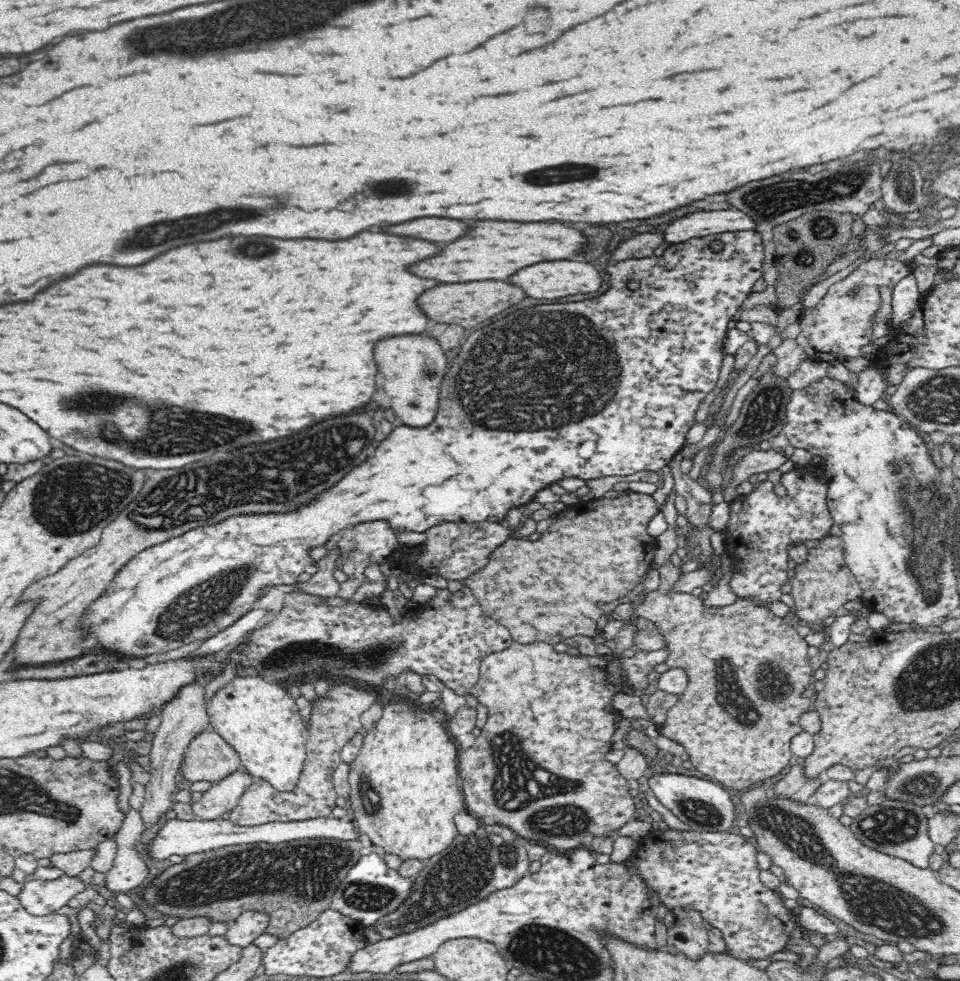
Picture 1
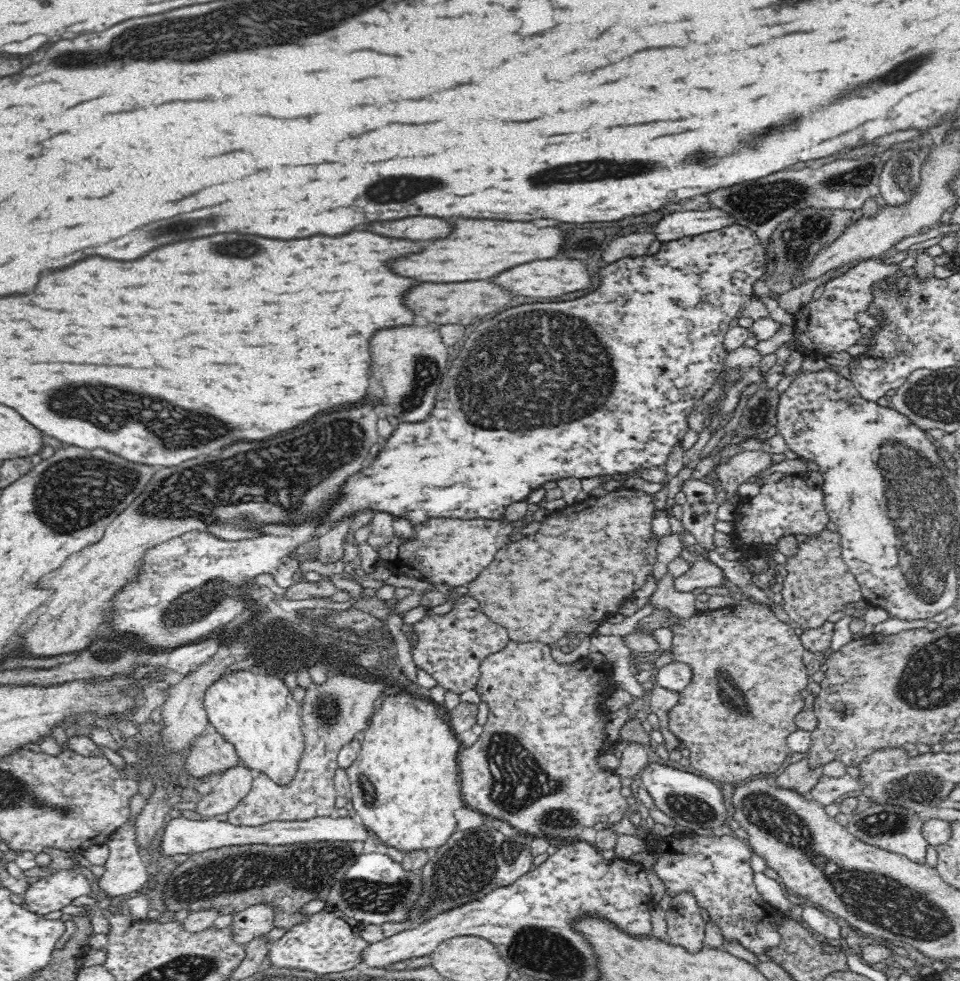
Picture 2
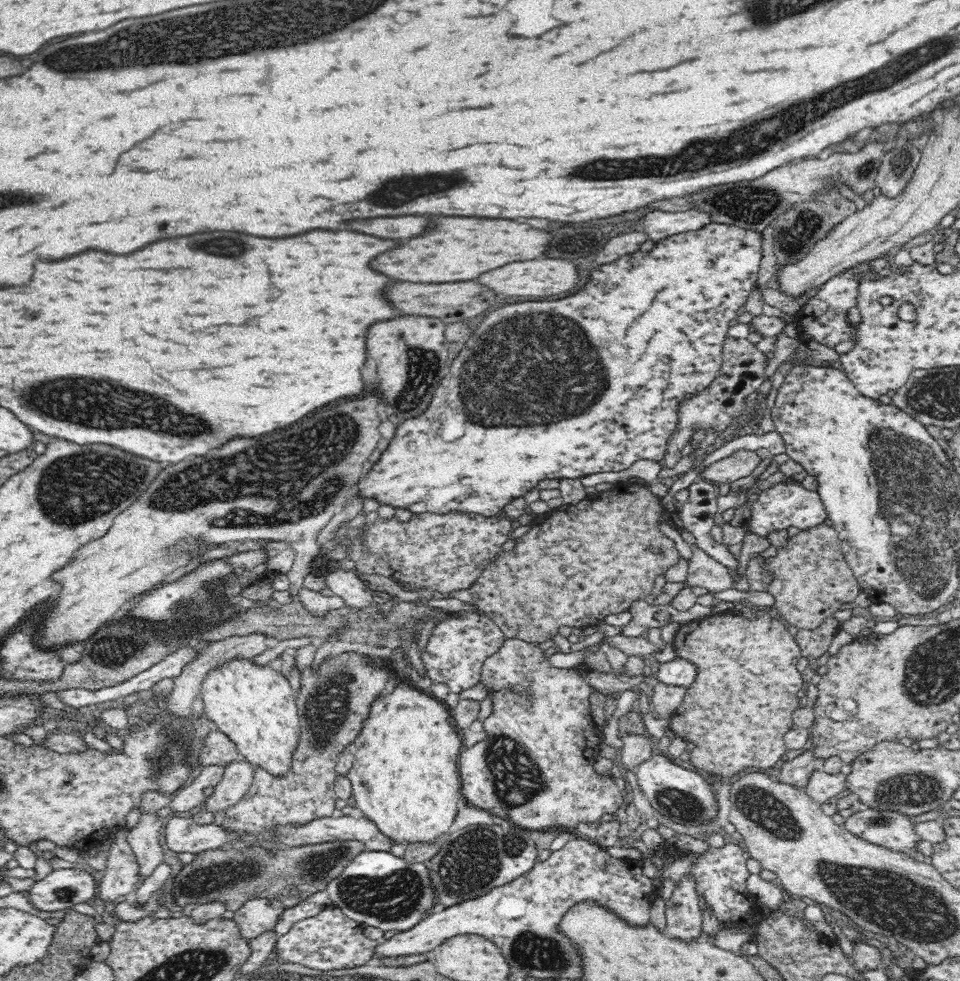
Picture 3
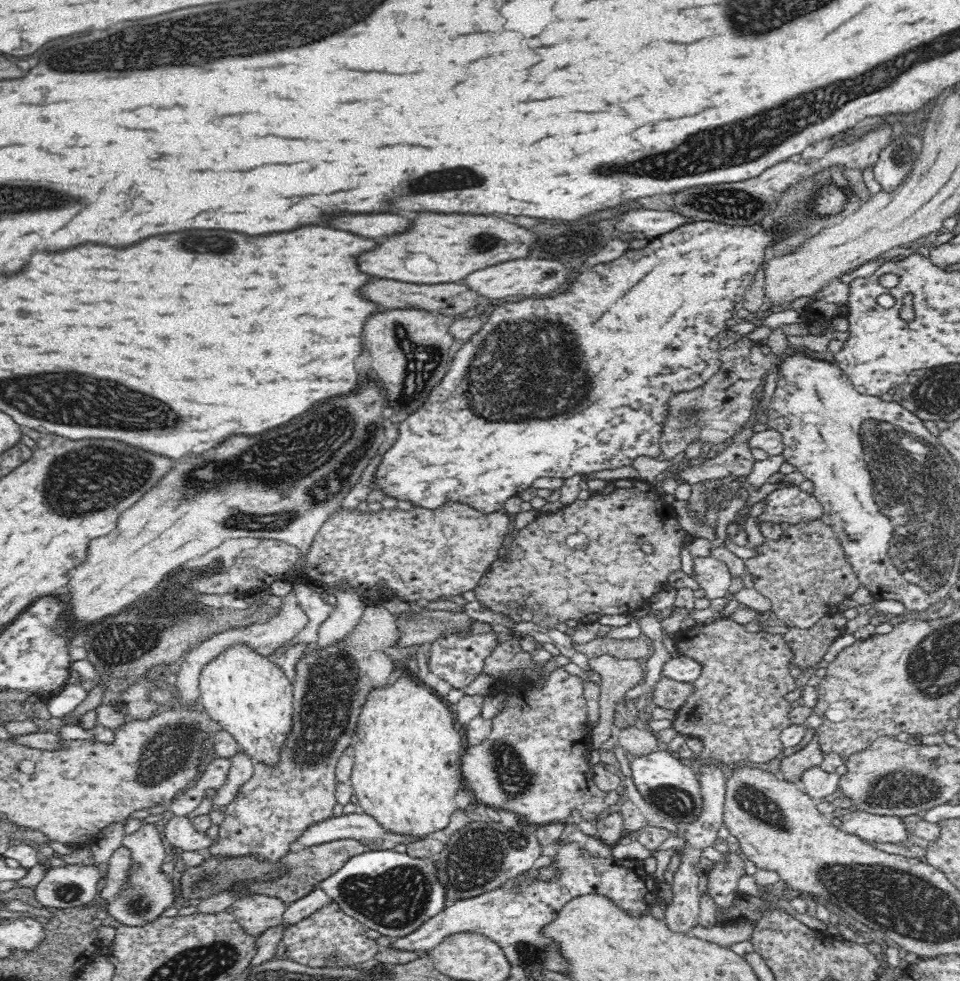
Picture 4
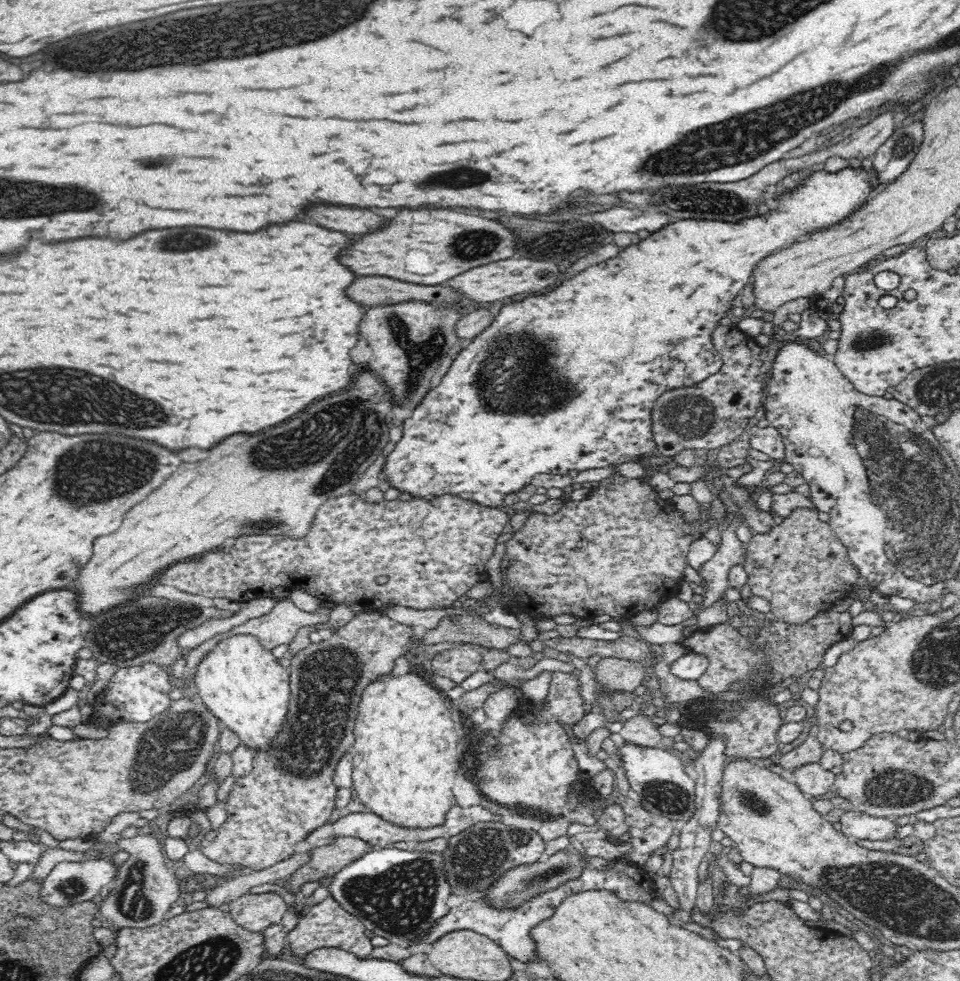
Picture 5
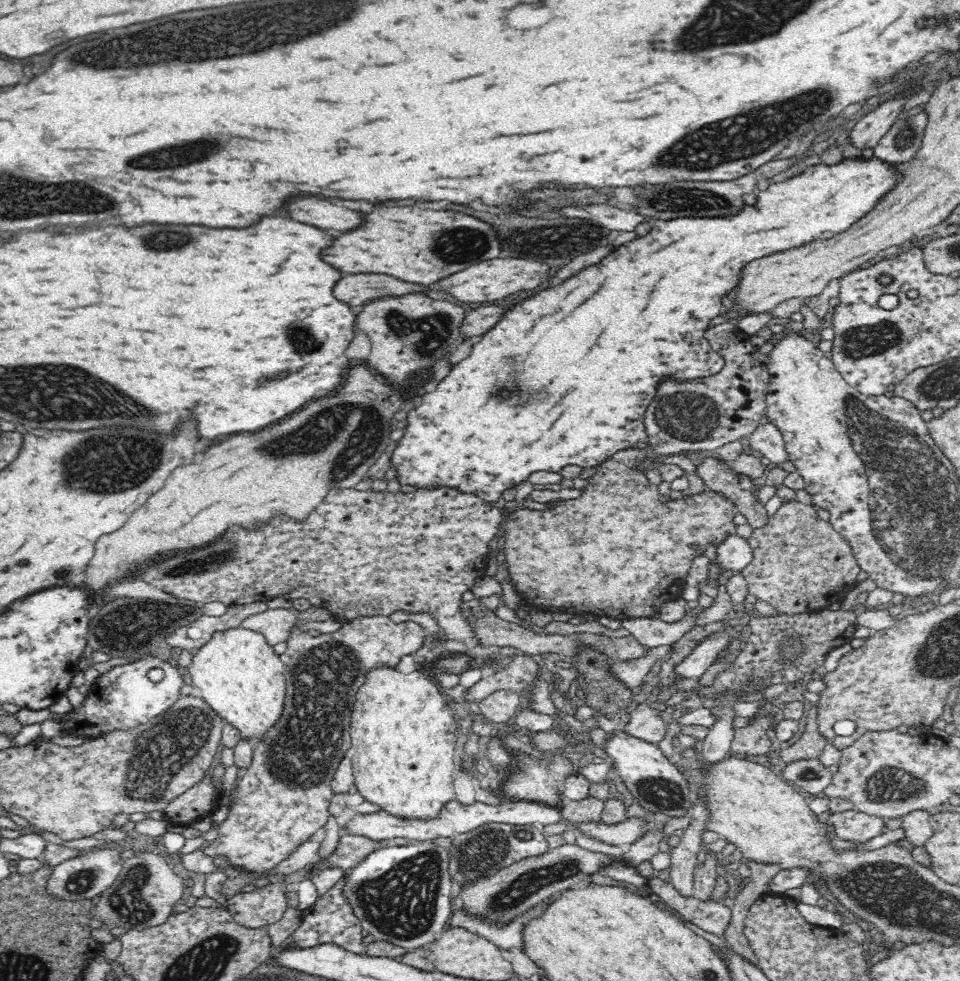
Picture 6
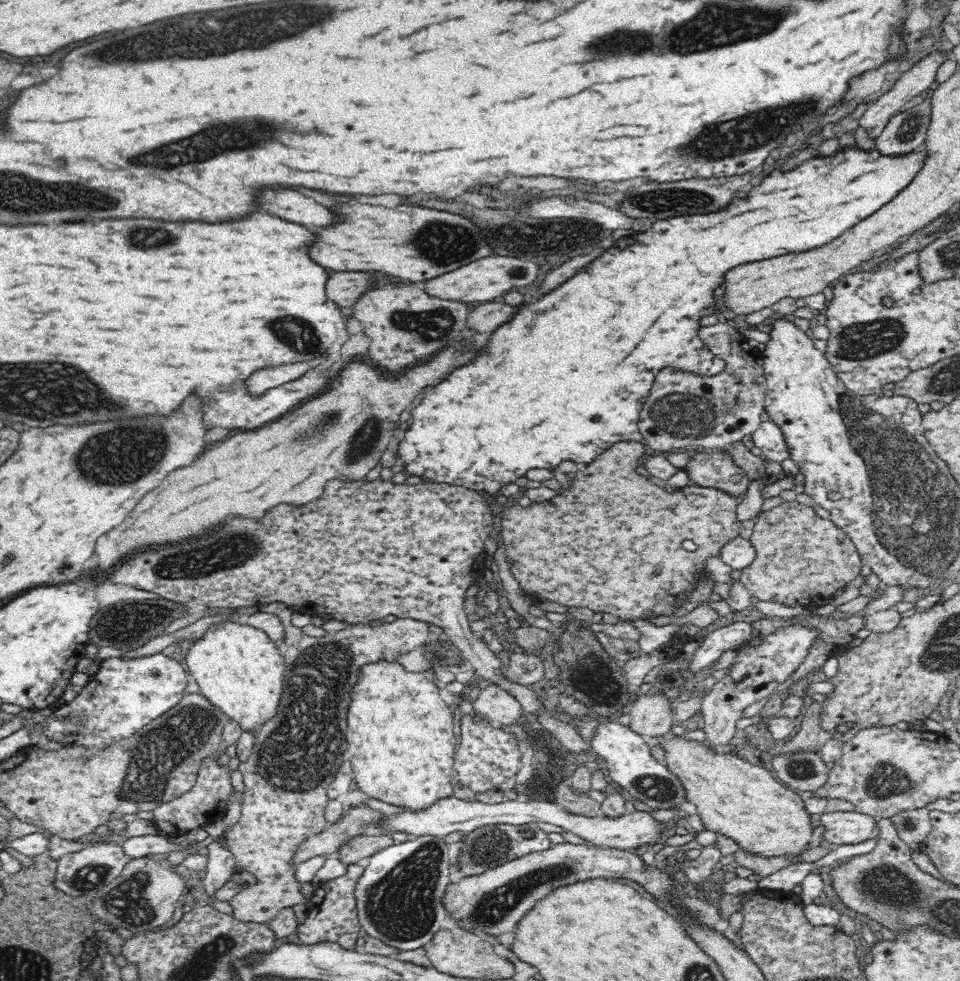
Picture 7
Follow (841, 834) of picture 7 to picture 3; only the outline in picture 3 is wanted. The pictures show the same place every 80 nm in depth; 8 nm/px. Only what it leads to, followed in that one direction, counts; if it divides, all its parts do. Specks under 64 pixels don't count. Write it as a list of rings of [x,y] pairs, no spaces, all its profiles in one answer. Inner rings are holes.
[[[855,807],[855,813],[845,818],[843,826],[868,842],[924,860],[924,855],[916,852],[921,838],[914,832],[910,817],[898,812]]]

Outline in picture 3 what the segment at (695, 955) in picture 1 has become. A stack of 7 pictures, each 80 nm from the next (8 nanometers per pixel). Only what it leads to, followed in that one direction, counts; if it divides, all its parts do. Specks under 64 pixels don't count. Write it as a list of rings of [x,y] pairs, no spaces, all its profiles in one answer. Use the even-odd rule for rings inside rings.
[[[686,872],[678,882],[672,896],[666,902],[666,932],[672,938],[692,942],[702,934],[702,911],[698,901],[695,878]]]

